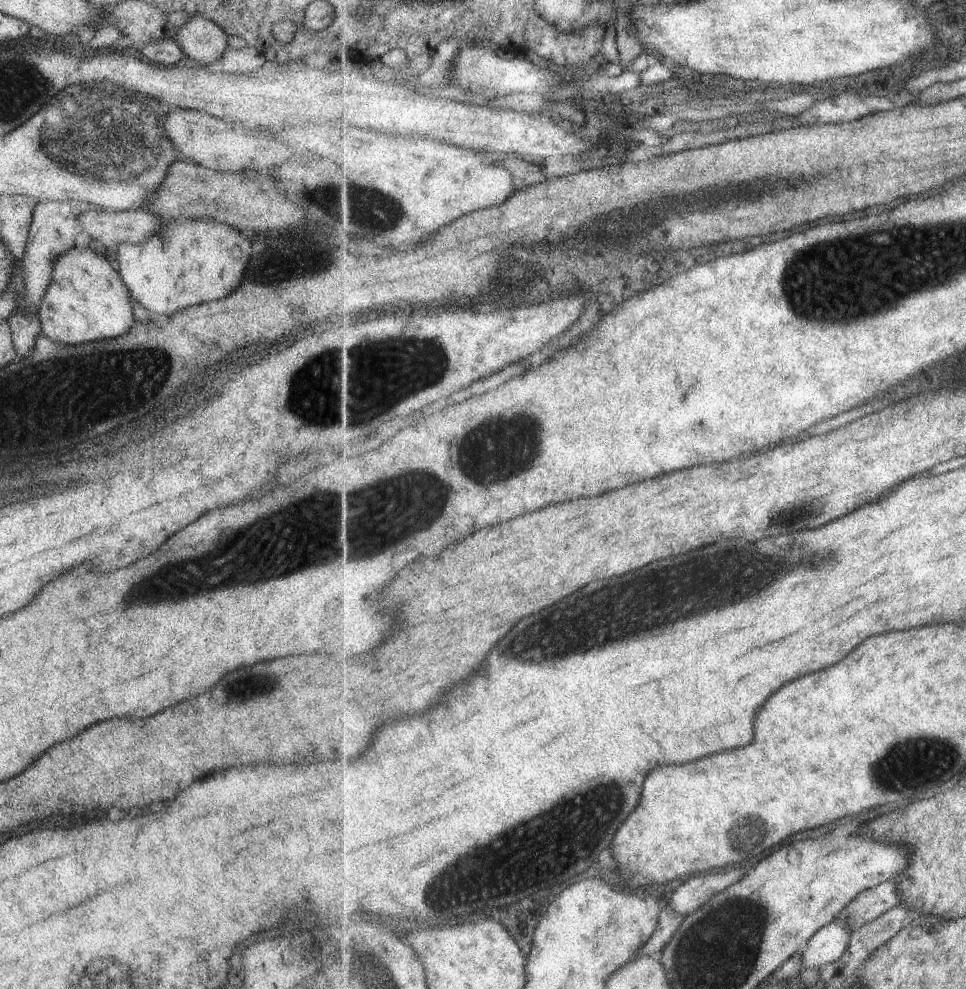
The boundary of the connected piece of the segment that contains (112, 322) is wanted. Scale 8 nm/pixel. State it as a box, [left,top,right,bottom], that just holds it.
[36,242,135,346]

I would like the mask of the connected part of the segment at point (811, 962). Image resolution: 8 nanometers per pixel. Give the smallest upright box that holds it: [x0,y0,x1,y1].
[803,919,852,969]

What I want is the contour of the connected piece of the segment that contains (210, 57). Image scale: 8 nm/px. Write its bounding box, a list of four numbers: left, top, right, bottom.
[174,15,229,65]

